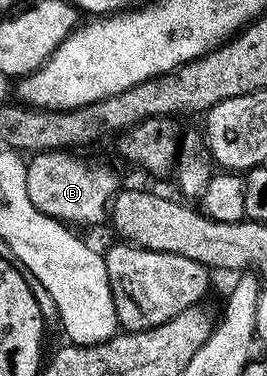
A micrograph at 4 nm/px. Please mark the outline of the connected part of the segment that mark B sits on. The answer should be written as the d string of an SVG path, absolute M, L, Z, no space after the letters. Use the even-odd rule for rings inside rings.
M48 150L45 154L35 154L26 163L26 187L28 188L28 200L41 214L47 214L50 218L56 218L63 224L70 222L94 222L109 207L111 198L118 193L120 183L118 178L110 170L93 170L86 162L73 158L73 153L60 150Z

